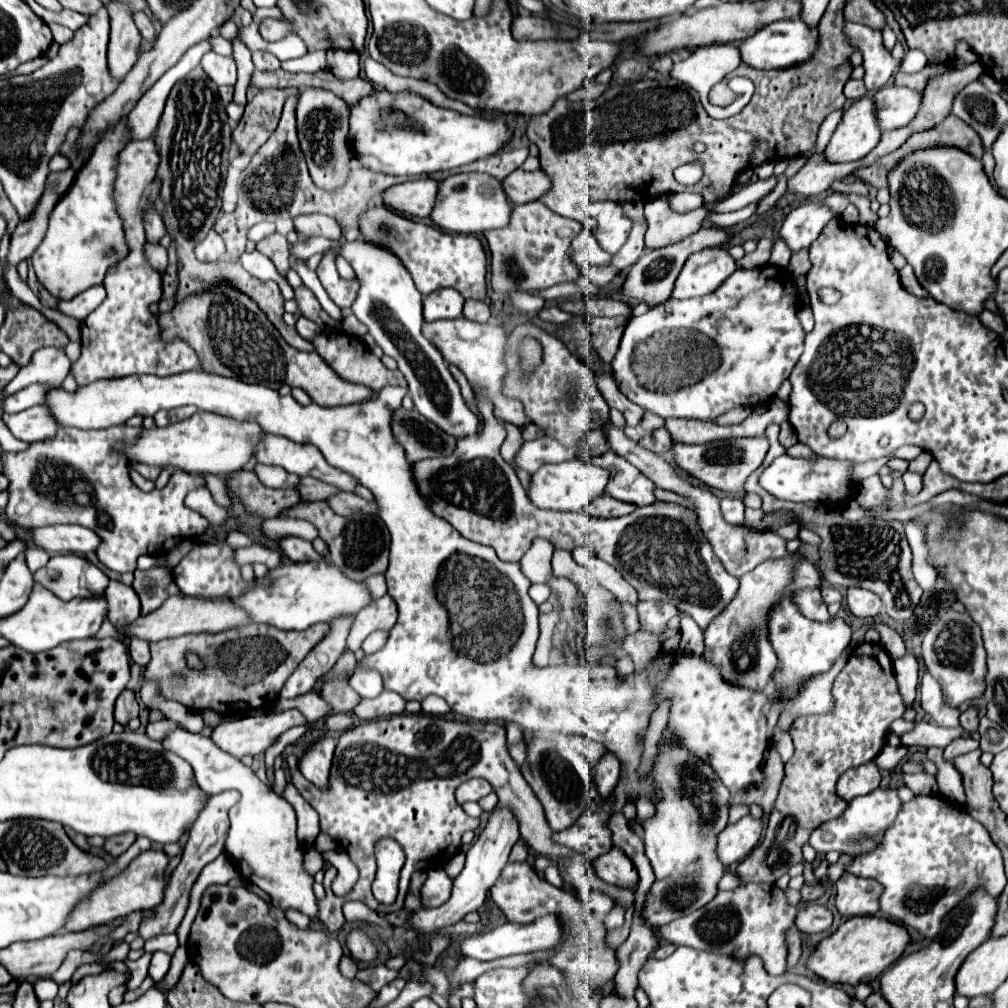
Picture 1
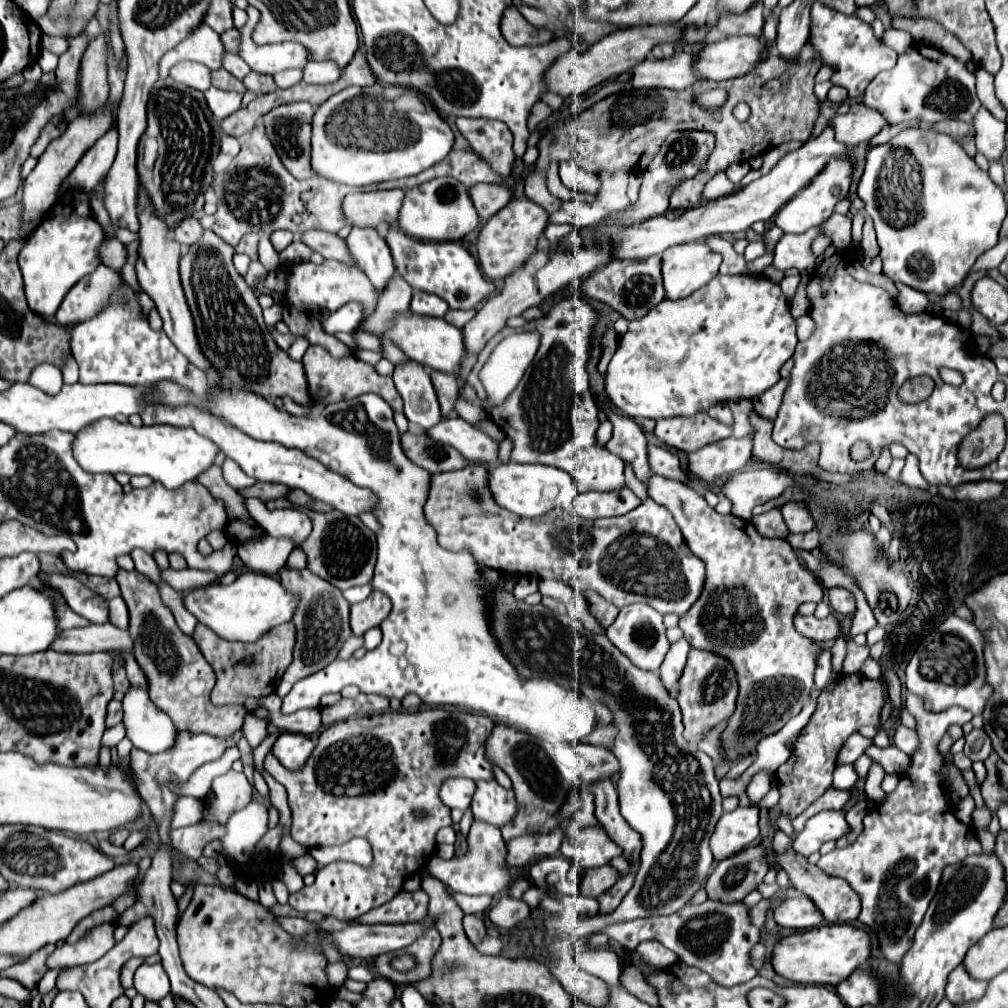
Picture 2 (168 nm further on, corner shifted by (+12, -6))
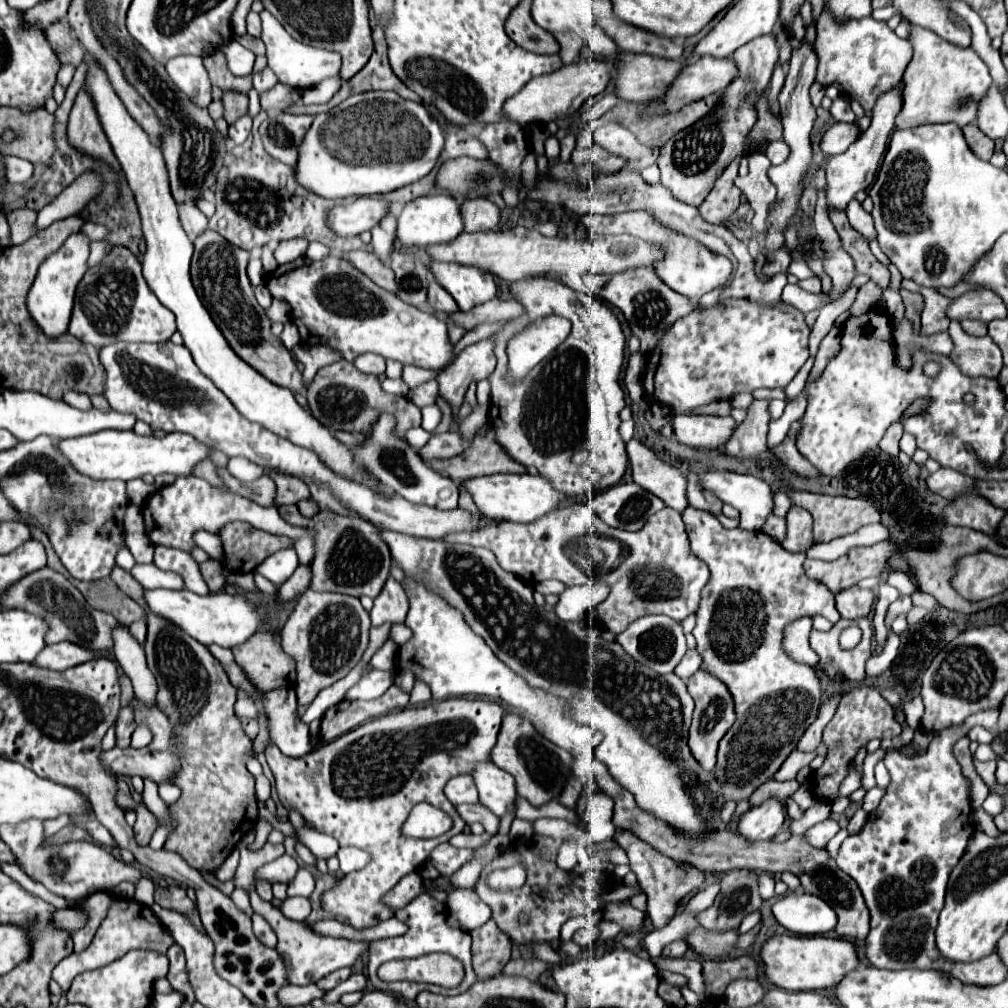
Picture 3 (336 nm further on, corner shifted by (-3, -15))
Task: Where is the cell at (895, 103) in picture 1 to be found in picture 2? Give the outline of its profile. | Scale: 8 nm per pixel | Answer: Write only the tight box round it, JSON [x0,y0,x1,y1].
[832,102,888,146]

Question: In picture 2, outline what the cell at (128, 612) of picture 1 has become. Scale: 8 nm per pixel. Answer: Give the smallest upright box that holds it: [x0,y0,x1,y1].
[108,596,128,628]

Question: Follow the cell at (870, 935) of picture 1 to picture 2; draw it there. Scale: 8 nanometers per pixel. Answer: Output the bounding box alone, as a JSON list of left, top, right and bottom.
[772,924,872,986]

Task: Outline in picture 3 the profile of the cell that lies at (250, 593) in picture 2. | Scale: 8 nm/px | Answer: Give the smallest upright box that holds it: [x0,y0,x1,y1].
[143,589,265,649]

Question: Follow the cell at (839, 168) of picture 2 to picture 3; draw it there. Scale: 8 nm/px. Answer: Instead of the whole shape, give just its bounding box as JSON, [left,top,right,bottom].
[825,83,901,209]

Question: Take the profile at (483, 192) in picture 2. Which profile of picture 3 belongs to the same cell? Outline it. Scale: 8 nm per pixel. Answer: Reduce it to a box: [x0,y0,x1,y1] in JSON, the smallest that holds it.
[461,199,499,231]

